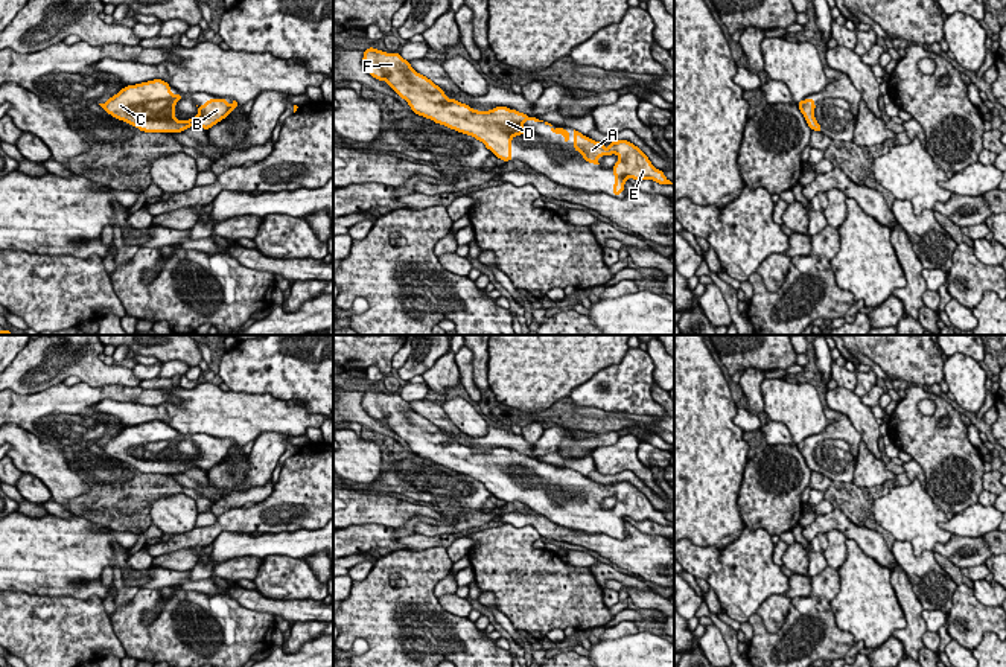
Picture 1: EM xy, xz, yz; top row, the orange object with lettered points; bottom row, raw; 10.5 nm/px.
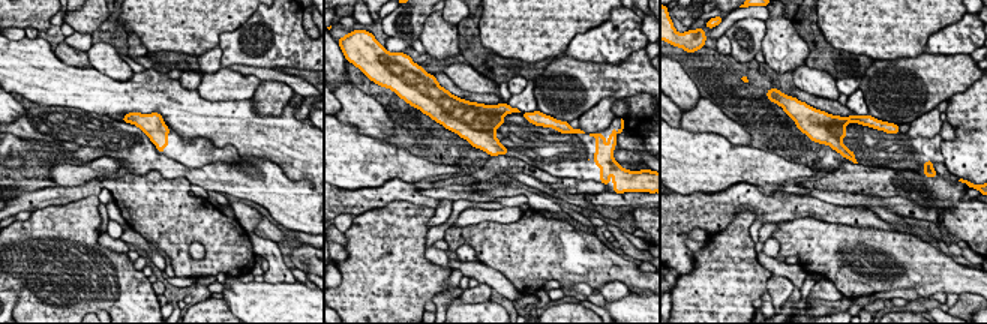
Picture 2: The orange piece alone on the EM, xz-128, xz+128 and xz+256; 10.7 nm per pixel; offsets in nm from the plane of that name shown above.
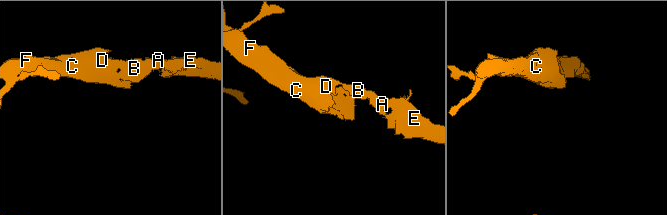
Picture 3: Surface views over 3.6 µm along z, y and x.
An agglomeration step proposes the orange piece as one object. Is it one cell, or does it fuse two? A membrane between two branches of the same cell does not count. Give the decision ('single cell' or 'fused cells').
single cell

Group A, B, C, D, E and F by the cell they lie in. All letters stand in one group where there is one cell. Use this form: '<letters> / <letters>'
A B C D E F

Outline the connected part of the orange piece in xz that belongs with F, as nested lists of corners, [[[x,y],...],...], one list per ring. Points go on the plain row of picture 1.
[[[368,388],[362,407],[374,420],[387,422],[409,445],[411,452],[481,481],[504,503],[511,503],[511,480],[525,475],[524,463],[543,463],[507,448],[476,452],[457,440],[449,442],[441,428],[417,414],[399,393],[385,394]]]

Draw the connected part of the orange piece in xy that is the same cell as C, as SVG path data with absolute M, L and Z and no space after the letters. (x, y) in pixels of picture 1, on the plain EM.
M154 420L123 428L107 445L99 445L113 458L128 463L145 474L181 474L189 468L210 471L239 448L236 442L230 446L224 439L210 439L198 448L198 457L190 461L175 460L175 445L183 436L172 436L170 426Z

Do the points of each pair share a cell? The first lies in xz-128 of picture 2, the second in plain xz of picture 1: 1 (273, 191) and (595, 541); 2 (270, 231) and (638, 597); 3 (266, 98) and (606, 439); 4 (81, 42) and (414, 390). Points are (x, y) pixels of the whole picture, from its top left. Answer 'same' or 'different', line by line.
1: same
2: same
3: different
4: same

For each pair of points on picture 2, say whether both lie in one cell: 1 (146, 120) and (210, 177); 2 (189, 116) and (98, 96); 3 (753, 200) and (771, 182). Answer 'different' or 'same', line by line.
1: different
2: same
3: different

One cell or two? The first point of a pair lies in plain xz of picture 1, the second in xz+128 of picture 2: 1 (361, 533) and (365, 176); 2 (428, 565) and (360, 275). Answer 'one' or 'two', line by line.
1: two
2: one

